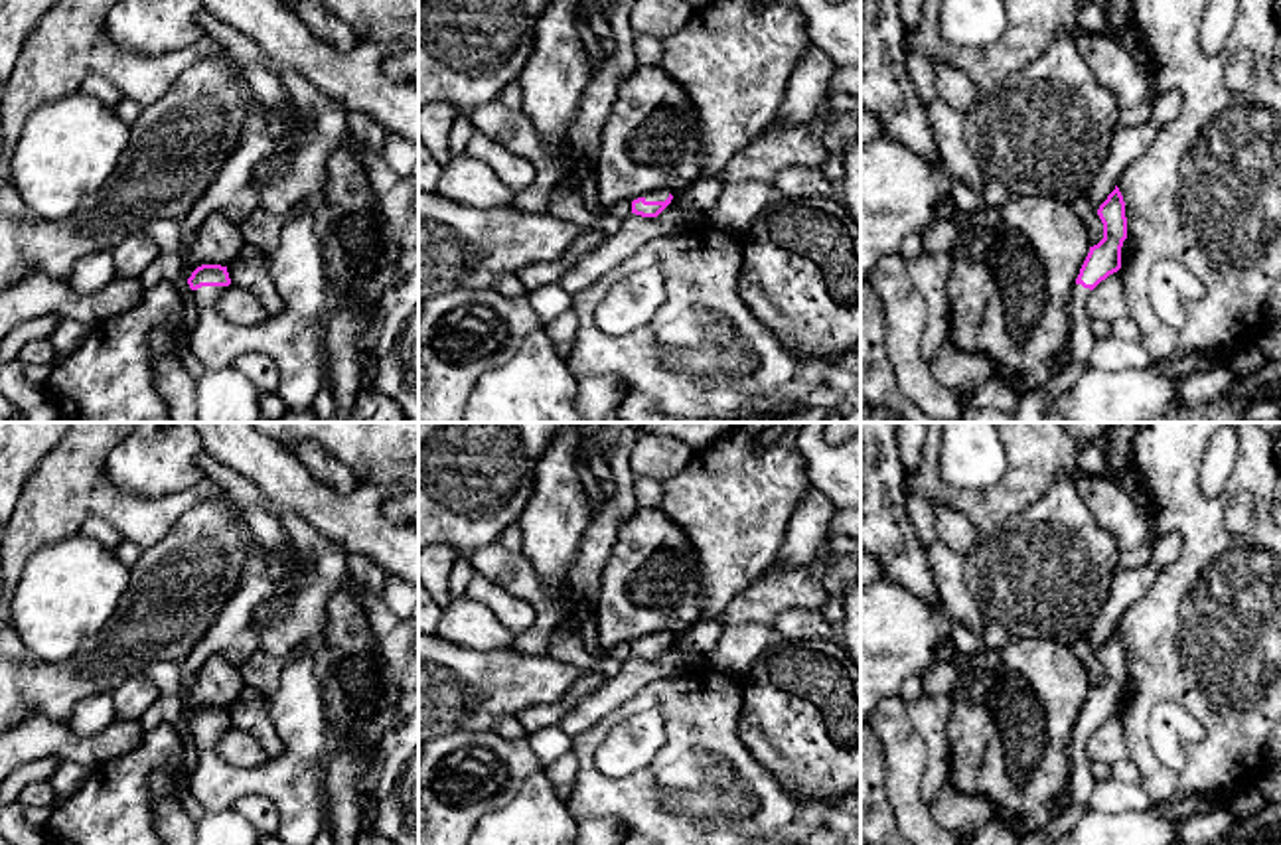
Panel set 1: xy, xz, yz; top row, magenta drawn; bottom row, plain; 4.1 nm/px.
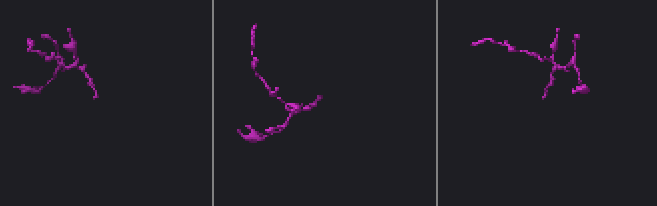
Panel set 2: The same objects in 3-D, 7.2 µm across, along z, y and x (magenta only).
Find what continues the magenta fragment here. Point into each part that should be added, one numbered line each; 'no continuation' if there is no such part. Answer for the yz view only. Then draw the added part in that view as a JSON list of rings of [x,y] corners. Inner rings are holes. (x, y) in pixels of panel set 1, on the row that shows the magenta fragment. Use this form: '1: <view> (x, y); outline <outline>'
1: yz (1082, 338); outline [[[1076,284],[1070,296],[1070,340],[1072,344],[1058,353],[1052,363],[1062,373],[1066,367],[1074,363],[1088,365],[1092,349],[1095,346],[1095,338],[1092,332],[1092,318],[1088,316],[1088,298],[1092,290]]]

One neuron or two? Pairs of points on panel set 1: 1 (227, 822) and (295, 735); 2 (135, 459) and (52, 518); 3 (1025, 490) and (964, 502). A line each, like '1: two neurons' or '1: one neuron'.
1: two neurons
2: two neurons
3: one neuron

